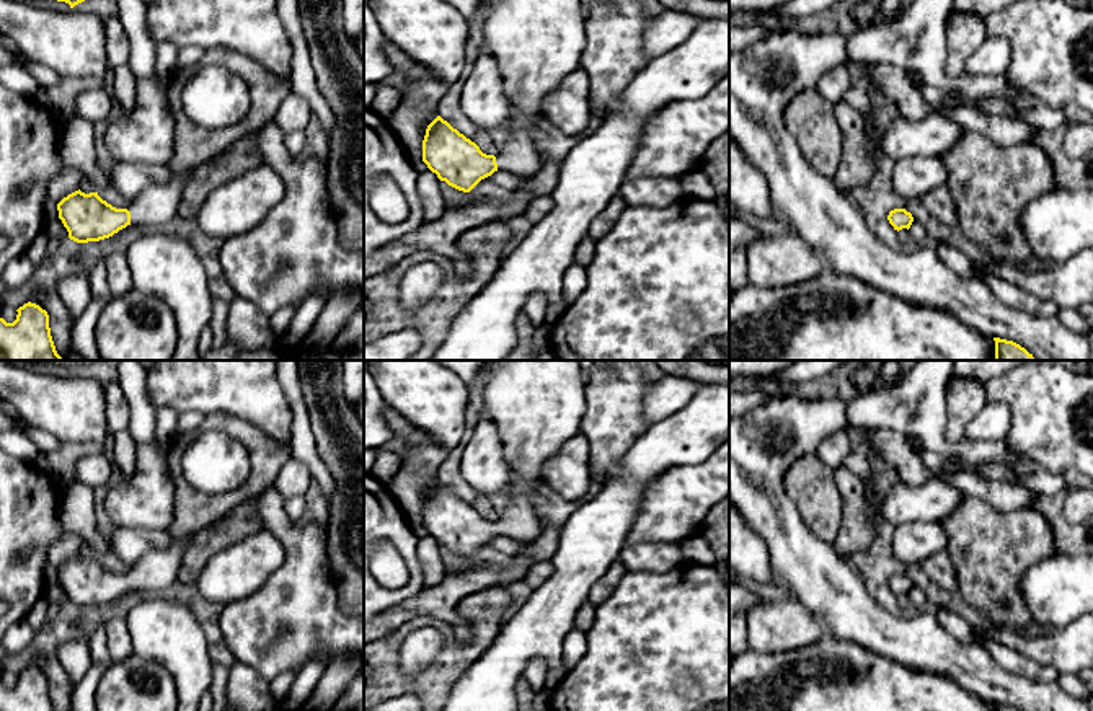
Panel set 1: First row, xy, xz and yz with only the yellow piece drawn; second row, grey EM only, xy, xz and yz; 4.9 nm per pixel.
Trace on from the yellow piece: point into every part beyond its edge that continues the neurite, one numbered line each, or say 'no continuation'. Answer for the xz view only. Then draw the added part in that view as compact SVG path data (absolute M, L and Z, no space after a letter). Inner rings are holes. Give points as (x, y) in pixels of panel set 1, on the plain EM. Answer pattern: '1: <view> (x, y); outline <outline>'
1: xz (519, 521); outline M516 486L509 492L507 504L494 522L498 537L507 537L517 541L535 541L542 533L537 499L524 486Z

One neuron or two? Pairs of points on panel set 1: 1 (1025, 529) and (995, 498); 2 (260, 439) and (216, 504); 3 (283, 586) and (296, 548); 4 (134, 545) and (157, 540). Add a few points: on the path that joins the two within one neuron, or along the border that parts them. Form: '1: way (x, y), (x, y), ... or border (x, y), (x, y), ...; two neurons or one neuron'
1: border (973, 496), (1000, 511), (1030, 509); two neurons
2: way (260, 459), (260, 475), (235, 498); one neuron
3: way (292, 576), (296, 573), (296, 558); one neuron
4: way (139, 542), (152, 540); one neuron

